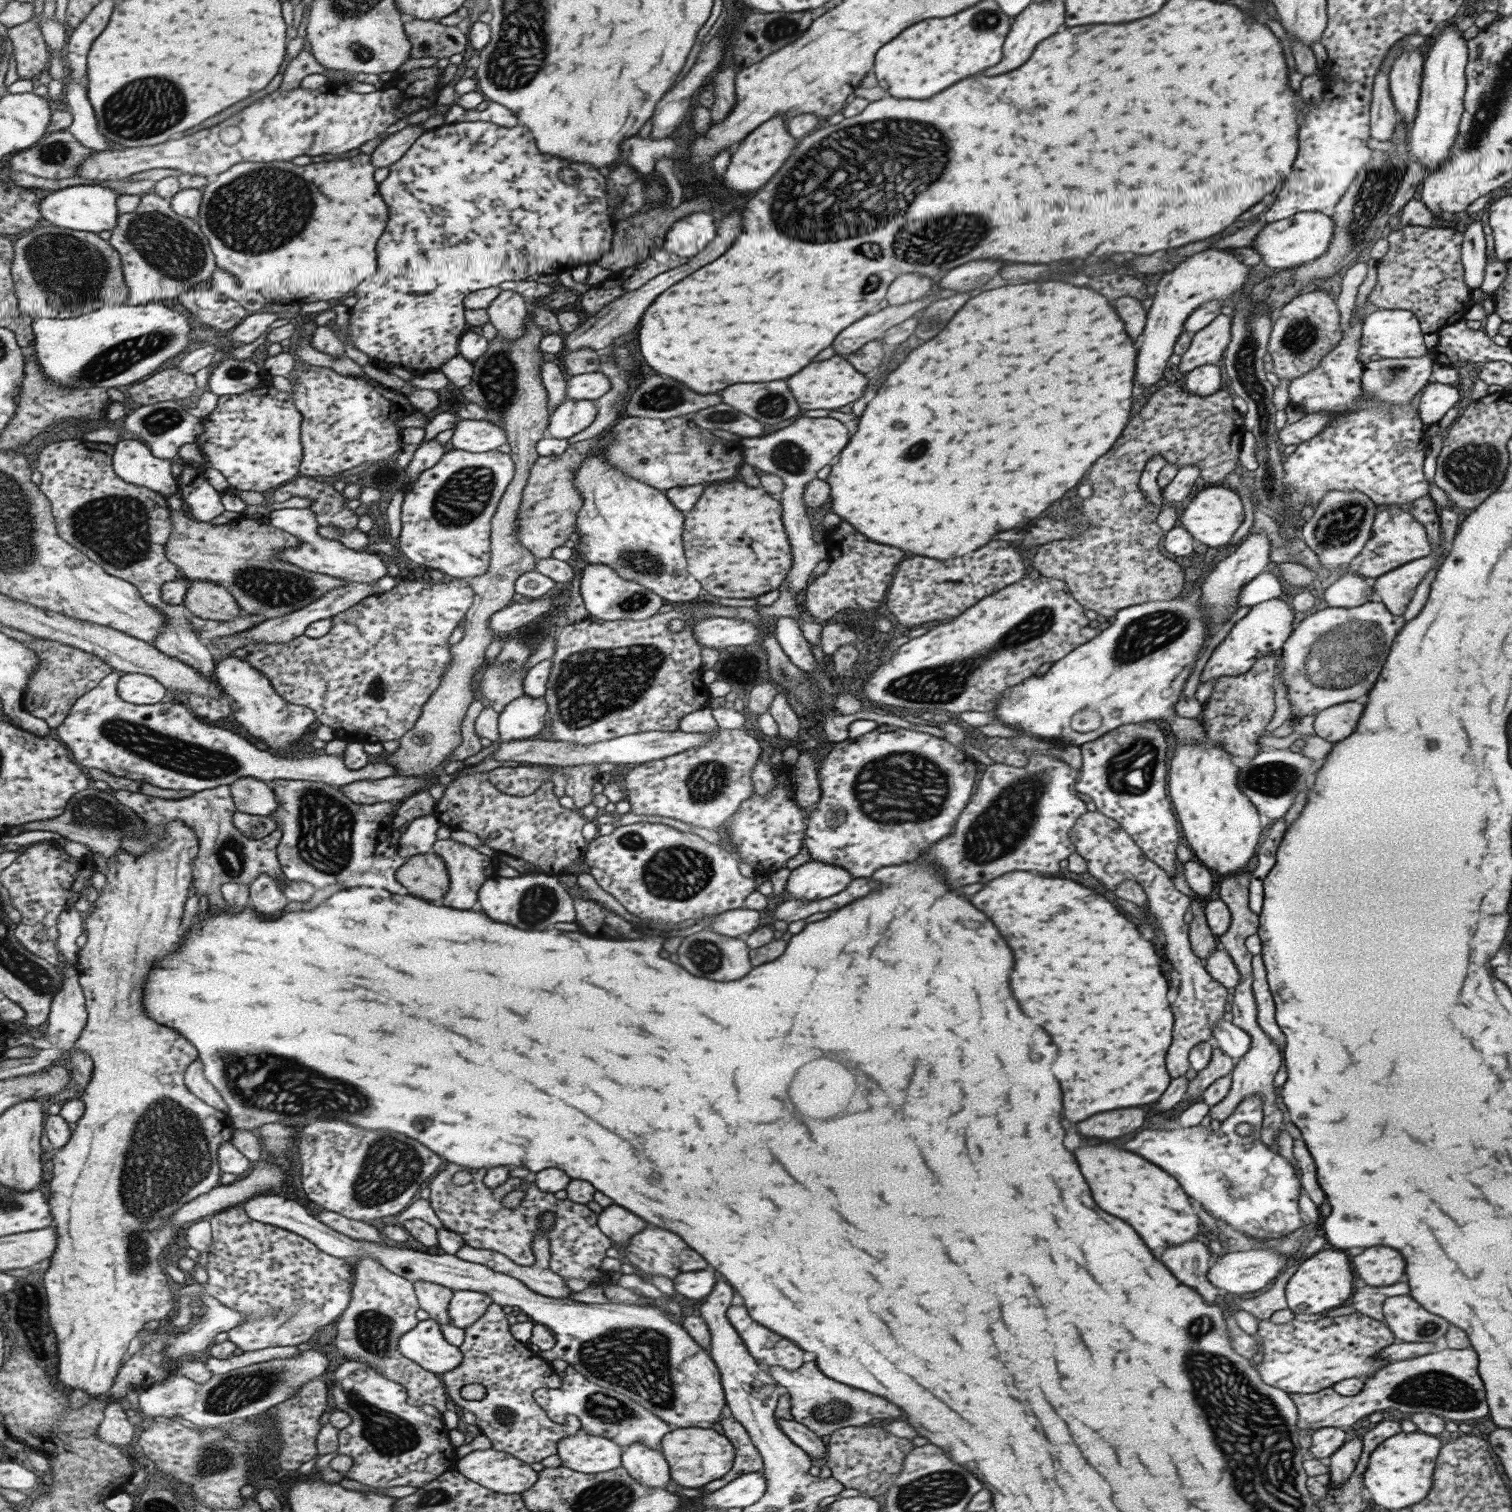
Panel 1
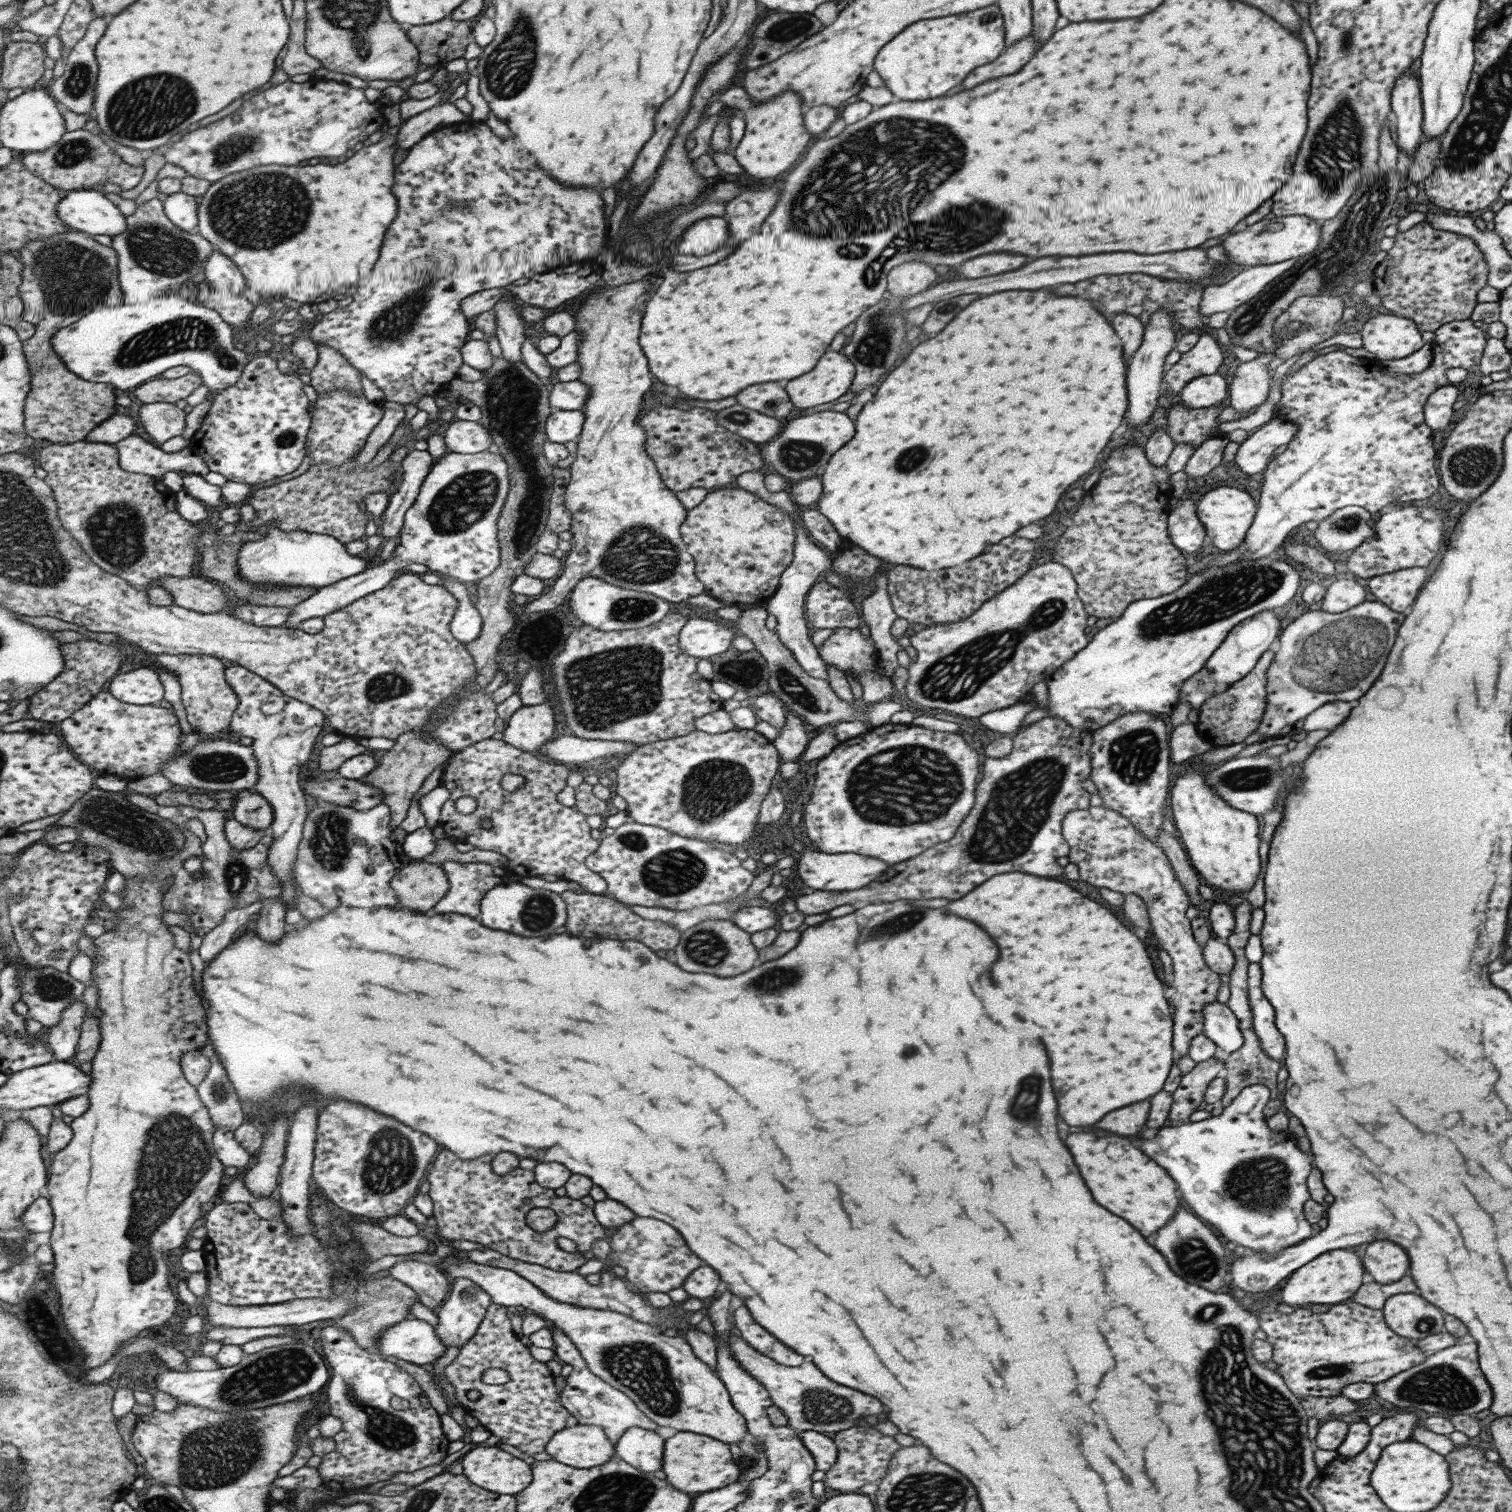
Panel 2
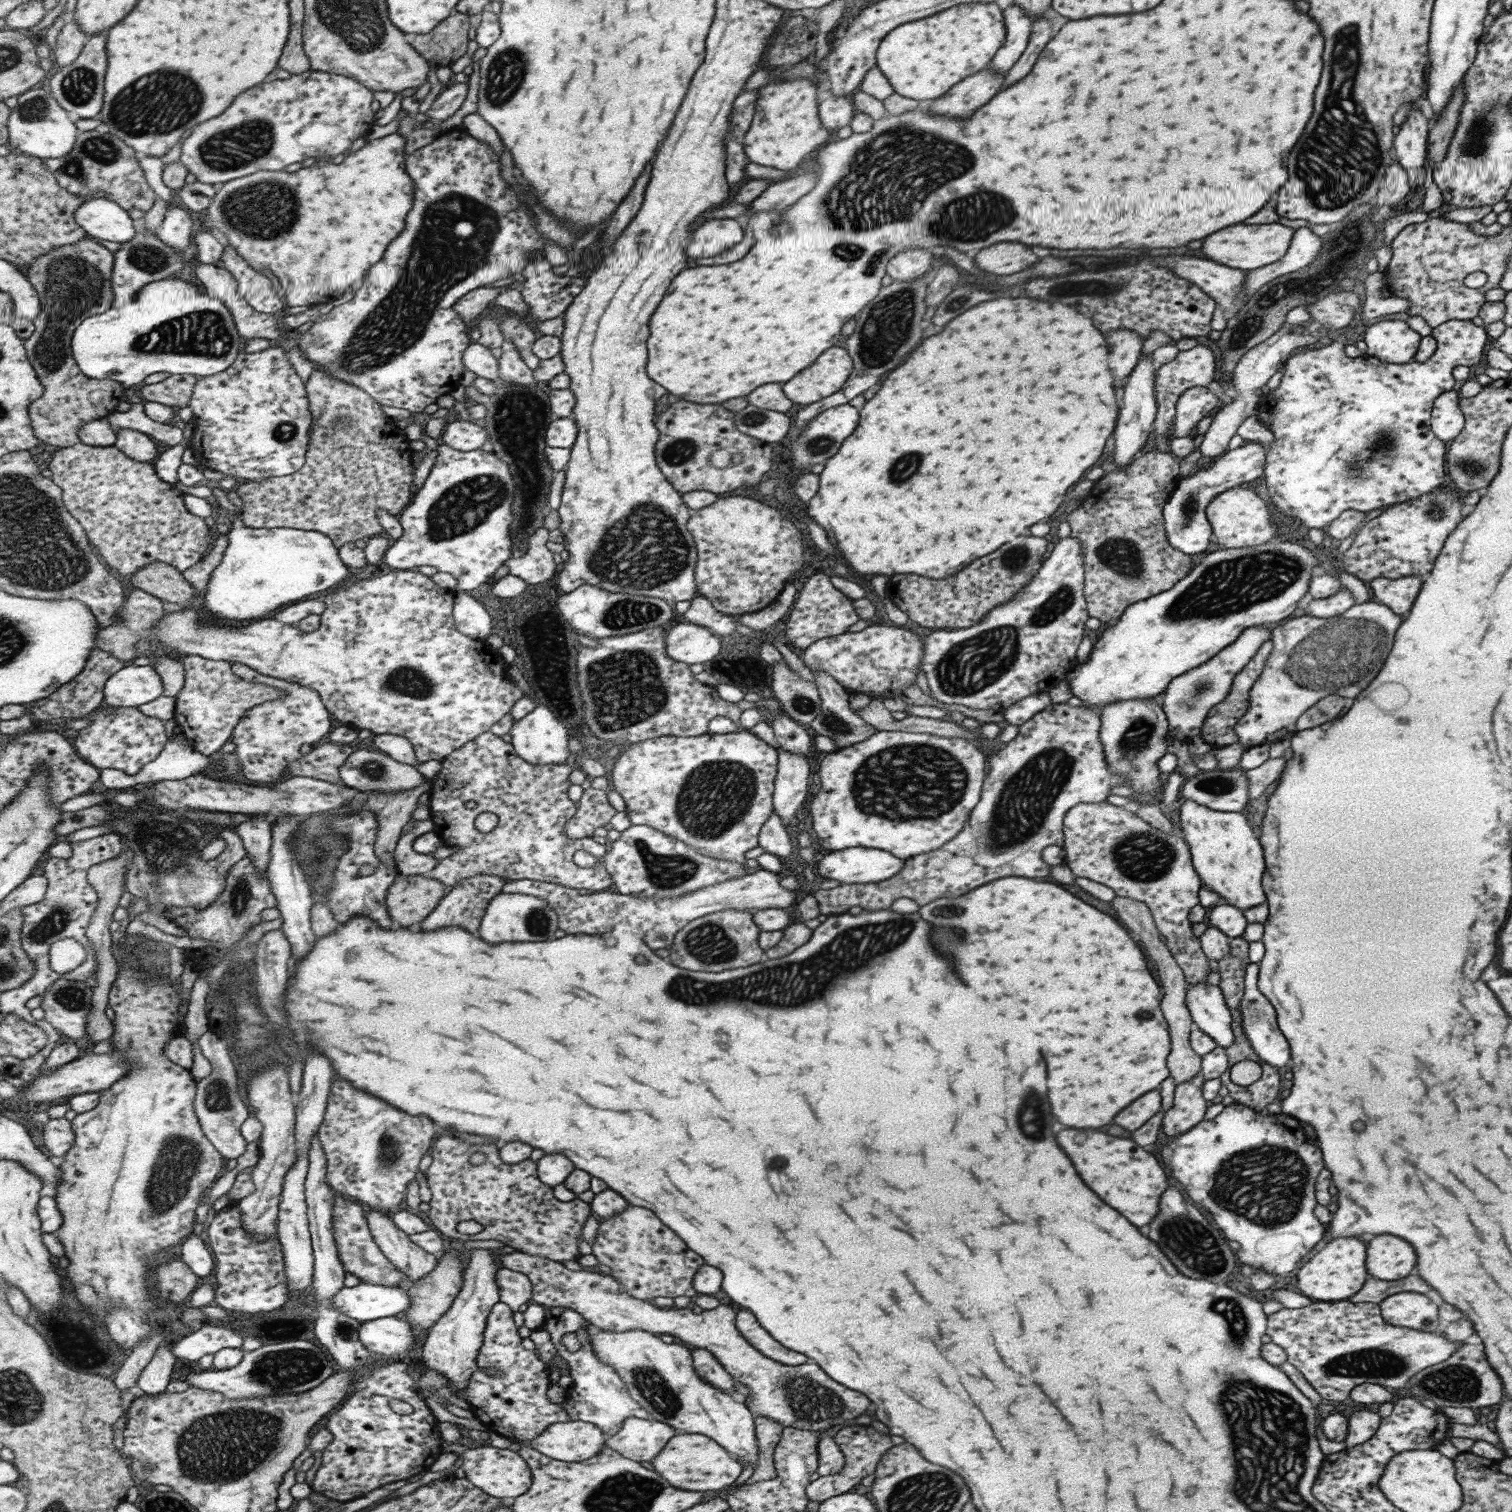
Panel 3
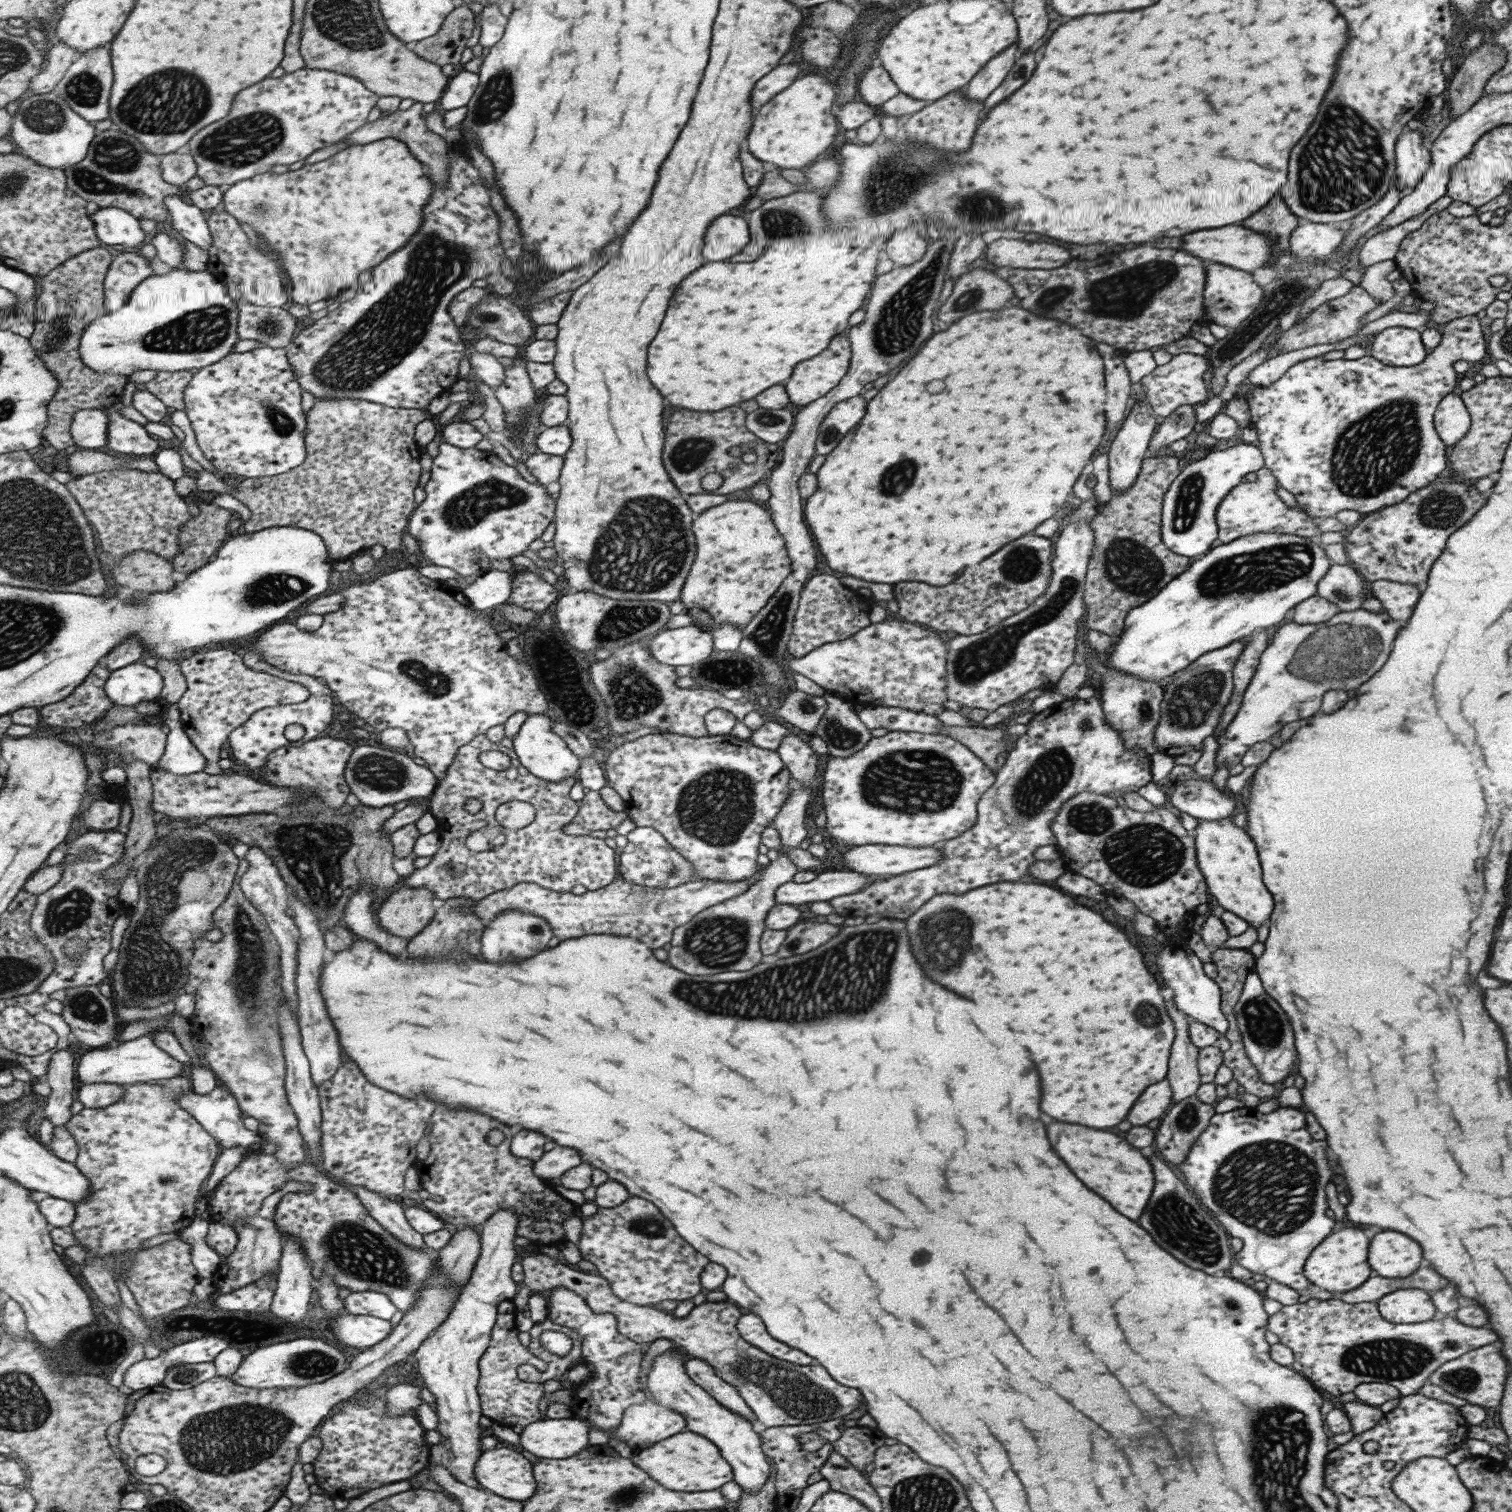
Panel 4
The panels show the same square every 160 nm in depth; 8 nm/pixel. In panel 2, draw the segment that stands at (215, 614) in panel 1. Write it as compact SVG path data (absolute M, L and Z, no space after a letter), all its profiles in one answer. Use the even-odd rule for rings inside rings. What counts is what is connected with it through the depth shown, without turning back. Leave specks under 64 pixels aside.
M173 576L158 580L159 587L173 594L174 604L196 610L203 614L215 614L229 606L225 590L202 576L179 578Z

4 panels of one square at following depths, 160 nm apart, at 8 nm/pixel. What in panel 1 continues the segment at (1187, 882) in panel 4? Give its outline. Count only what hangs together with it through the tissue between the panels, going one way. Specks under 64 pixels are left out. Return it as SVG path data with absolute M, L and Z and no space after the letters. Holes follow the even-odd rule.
M1085 811L1076 821L1075 824L1068 830L1068 837L1071 844L1074 846L1074 851L1086 862L1087 872L1097 878L1107 890L1113 890L1117 884L1121 881L1135 881L1141 888L1146 896L1147 908L1149 908L1149 914L1157 920L1157 926L1161 928L1163 932L1163 940L1165 940L1165 954L1167 954L1167 960L1171 962L1171 966L1175 968L1175 972L1179 974L1180 983L1179 990L1177 990L1177 996L1175 996L1175 1002L1171 1004L1171 1012L1173 1012L1173 1040L1171 1040L1171 1046L1165 1054L1165 1066L1167 1066L1167 1072L1171 1078L1177 1078L1178 1076L1185 1075L1189 1070L1188 1064L1189 1051L1193 1046L1203 1041L1212 1041L1211 1027L1222 1020L1223 1011L1227 1010L1227 992L1226 988L1221 986L1219 982L1211 978L1207 974L1206 968L1203 965L1203 961L1197 958L1190 947L1188 941L1188 924L1183 922L1183 914L1188 910L1190 905L1190 898L1185 896L1182 892L1179 892L1172 883L1171 876L1166 873L1165 870L1161 870L1154 862L1151 862L1147 858L1142 850L1135 846L1132 838L1118 825L1112 818L1107 818L1107 815L1101 814L1099 811Z

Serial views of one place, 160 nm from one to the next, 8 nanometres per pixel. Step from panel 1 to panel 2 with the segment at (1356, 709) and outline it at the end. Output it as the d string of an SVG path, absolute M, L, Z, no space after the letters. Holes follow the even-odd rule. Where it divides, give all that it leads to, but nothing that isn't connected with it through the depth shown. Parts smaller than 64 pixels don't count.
M1333 701L1326 702L1308 714L1301 724L1307 732L1311 730L1328 730L1331 732L1347 718L1353 702Z

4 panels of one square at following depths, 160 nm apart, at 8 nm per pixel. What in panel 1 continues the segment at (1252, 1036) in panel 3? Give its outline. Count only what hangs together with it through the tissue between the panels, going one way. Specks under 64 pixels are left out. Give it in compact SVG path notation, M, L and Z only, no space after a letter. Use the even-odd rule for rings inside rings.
M1261 953L1252 955L1250 967L1252 968L1252 994L1256 1008L1257 1026L1271 1038L1279 1050L1282 1050L1285 1039L1283 1033L1275 1024L1274 1003L1269 993L1266 970L1262 963Z

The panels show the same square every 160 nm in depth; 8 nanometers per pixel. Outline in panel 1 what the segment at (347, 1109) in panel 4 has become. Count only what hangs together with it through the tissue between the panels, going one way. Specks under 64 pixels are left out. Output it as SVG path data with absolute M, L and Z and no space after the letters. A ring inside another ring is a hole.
M317 1120L304 1127L303 1136L299 1140L299 1153L305 1193L311 1201L321 1205L323 1210L337 1212L355 1220L373 1223L379 1218L401 1214L413 1204L413 1200L417 1200L415 1196L421 1186L433 1174L440 1172L441 1162L445 1160L409 1136L399 1136L397 1132L387 1130L369 1131L351 1124L354 1123L345 1120Z

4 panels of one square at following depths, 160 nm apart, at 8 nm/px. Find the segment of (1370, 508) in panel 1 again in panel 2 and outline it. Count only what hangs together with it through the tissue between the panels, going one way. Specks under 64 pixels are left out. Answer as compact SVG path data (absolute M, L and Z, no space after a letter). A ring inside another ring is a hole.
M1344 506L1317 524L1313 538L1327 555L1353 551L1373 537L1367 524L1370 518L1371 514L1360 506Z

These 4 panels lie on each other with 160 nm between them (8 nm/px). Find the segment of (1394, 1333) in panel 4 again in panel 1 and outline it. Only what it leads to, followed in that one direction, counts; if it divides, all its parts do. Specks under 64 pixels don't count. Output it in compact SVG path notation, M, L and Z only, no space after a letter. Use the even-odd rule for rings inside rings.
M1355 1310L1349 1315L1324 1315L1307 1322L1295 1319L1283 1324L1273 1324L1268 1319L1257 1322L1263 1358L1253 1367L1265 1384L1291 1394L1314 1393L1345 1379L1370 1377L1389 1363L1378 1356L1380 1350L1396 1342L1387 1325Z

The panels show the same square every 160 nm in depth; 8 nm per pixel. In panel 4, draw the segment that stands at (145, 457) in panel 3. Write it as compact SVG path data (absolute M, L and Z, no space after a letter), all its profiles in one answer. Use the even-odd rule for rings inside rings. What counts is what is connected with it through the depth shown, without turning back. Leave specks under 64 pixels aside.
M118 402L111 408L103 408L102 410L109 413L110 423L108 428L108 446L106 451L121 452L135 456L147 456L159 452L159 442L157 438L153 440L153 436L145 426L124 418L119 410L123 408L123 404Z

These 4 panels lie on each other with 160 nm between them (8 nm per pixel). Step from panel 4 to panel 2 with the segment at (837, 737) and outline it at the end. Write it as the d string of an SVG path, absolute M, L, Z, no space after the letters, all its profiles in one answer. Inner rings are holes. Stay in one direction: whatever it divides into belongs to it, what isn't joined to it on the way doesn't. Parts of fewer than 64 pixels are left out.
M793 520L795 528L795 546L793 546L793 560L781 573L779 586L768 598L766 611L776 618L775 634L785 648L791 651L797 664L813 678L826 680L827 673L825 663L821 660L816 646L811 642L813 634L809 631L804 617L804 598L811 586L817 580L821 580L824 570L832 566L832 556L825 550L809 542L808 532L804 529L800 520Z

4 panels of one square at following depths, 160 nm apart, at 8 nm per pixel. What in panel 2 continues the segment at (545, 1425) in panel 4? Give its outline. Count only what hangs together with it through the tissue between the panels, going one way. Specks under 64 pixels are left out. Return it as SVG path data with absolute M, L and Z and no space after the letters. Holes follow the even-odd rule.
M577 1424L553 1434L544 1451L551 1459L585 1469L607 1462L614 1455L614 1443L598 1426Z

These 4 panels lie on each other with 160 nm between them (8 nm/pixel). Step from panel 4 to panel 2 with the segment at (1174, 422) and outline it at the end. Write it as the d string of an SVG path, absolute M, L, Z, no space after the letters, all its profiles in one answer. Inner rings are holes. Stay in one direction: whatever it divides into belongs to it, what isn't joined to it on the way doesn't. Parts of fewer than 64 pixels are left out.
M1217 373L1196 376L1185 383L1178 395L1187 408L1207 408L1226 404L1227 384Z

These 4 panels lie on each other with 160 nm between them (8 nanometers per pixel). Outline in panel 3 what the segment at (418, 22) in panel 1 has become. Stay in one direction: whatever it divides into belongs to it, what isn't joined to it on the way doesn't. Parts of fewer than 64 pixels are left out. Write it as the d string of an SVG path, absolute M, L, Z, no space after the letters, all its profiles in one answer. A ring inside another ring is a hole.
M453 10L453 14L437 24L428 37L415 38L411 46L425 57L433 68L452 65L463 58L469 48L469 14Z

